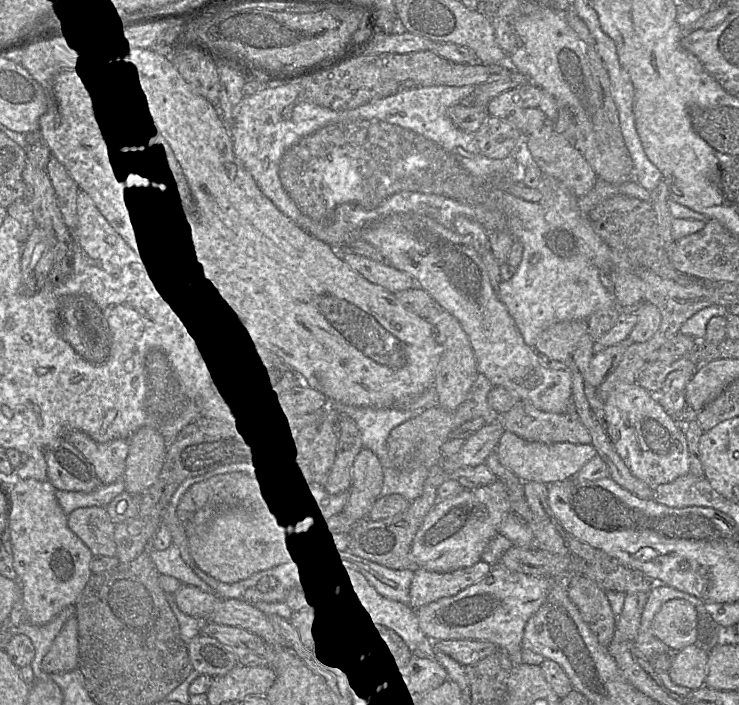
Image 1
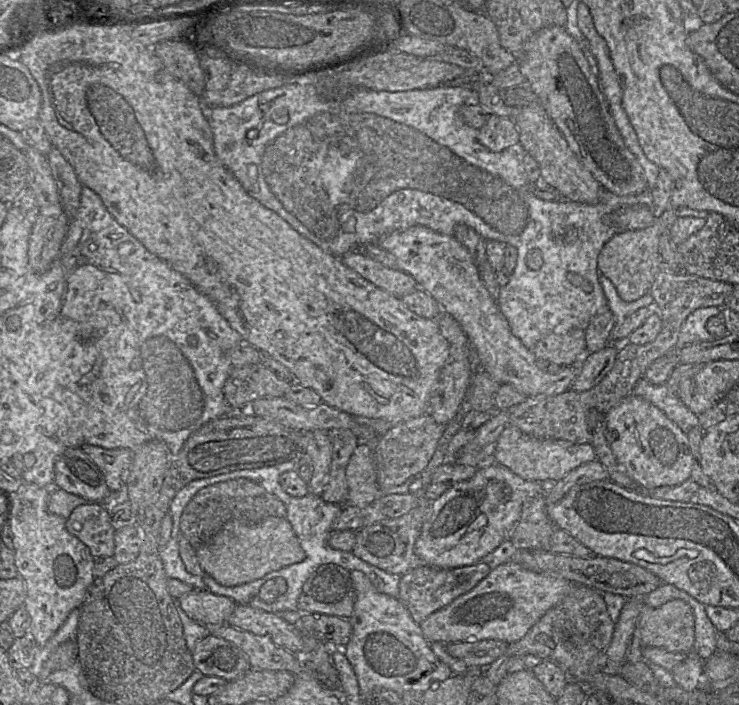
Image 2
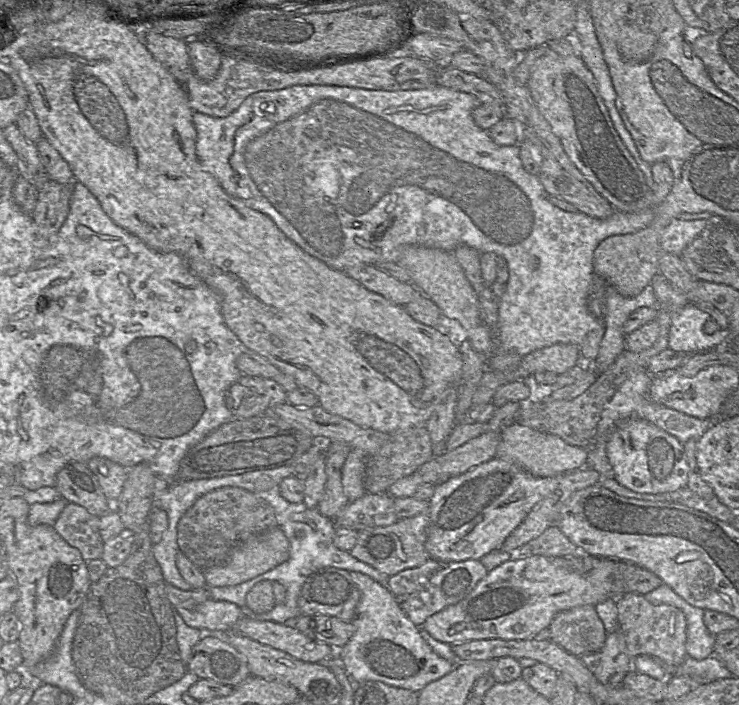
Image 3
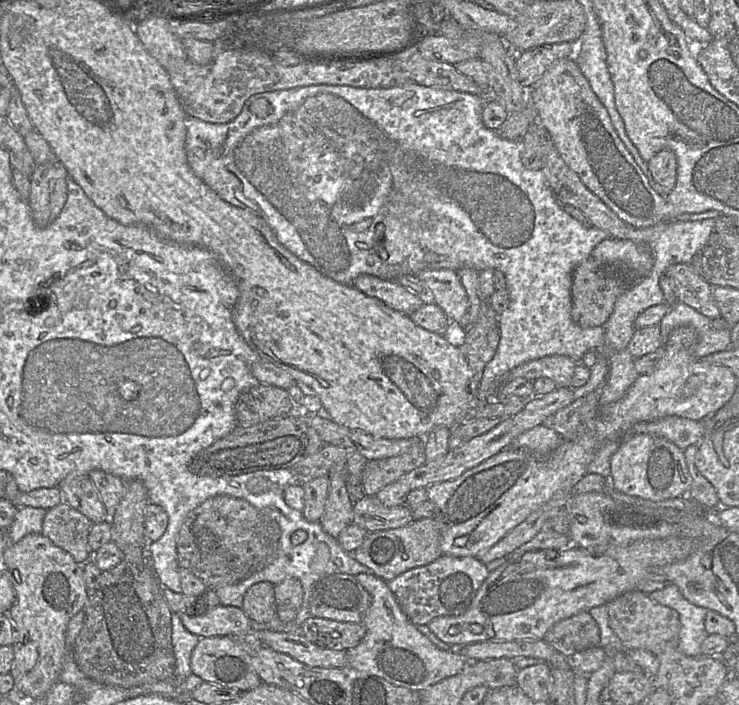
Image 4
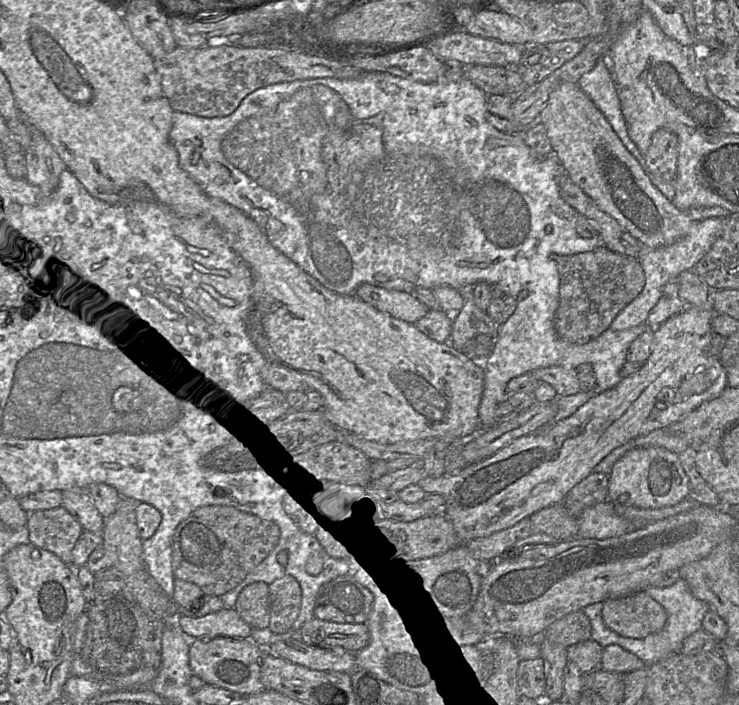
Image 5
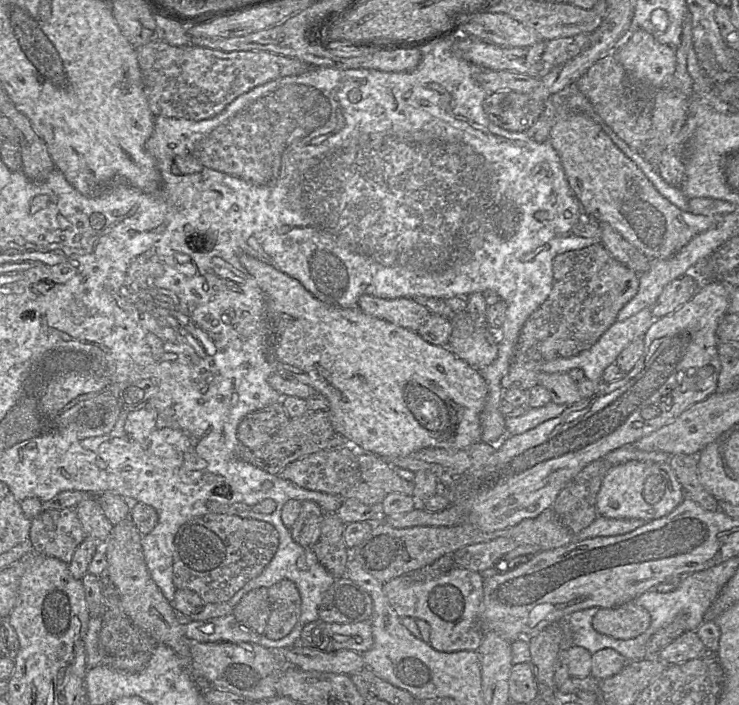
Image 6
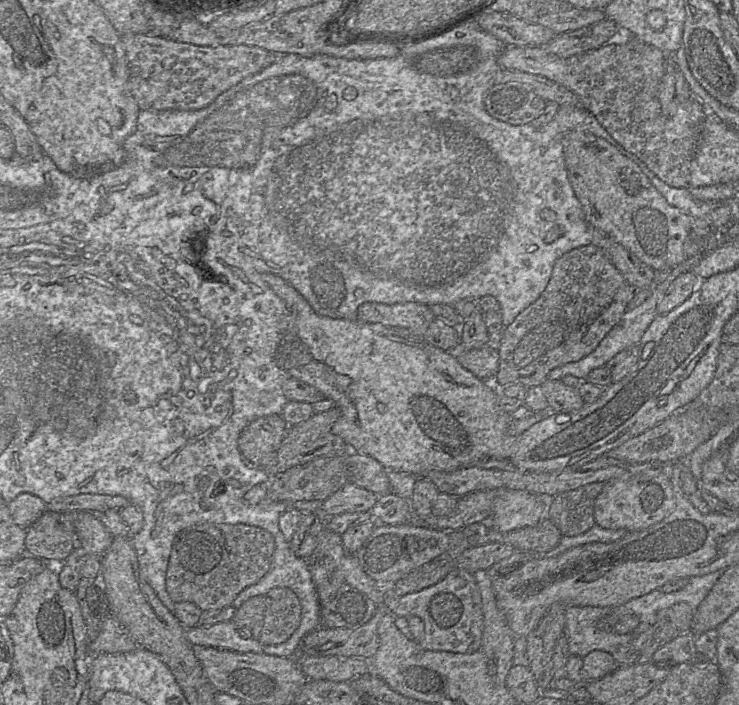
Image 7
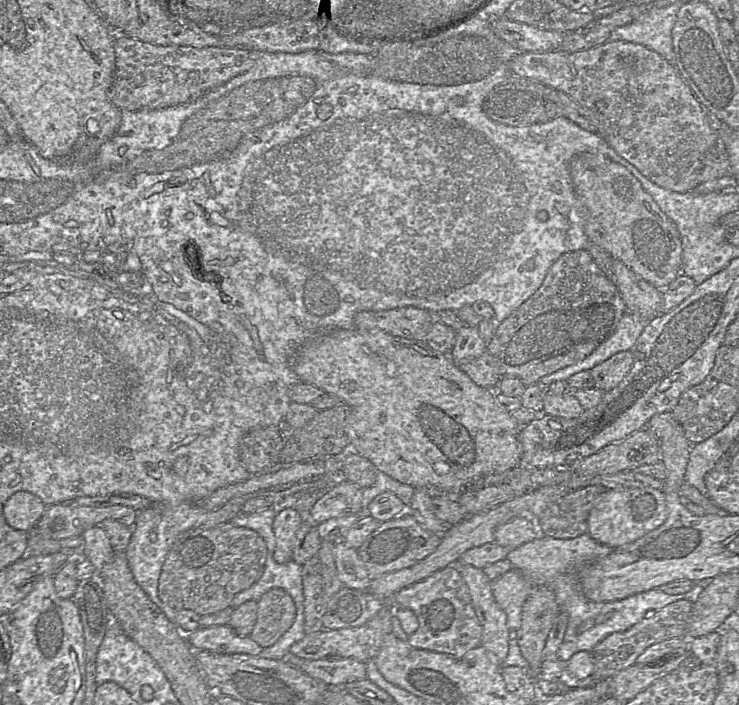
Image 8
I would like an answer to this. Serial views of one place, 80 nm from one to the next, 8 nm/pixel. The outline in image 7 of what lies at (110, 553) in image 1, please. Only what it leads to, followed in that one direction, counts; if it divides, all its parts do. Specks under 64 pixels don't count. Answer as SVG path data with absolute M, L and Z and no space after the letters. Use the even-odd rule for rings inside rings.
M47 511L28 529L25 551L45 561L63 562L77 546L76 531L65 530L60 513Z

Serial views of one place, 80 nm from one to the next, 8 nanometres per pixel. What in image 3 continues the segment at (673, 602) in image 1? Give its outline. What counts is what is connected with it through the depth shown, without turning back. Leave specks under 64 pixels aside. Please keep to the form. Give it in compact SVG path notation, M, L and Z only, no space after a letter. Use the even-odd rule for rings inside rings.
M626 593L617 598L618 629L623 633L627 653L631 657L648 655L661 665L677 668L686 653L686 618L684 613L667 604L653 605L640 594Z

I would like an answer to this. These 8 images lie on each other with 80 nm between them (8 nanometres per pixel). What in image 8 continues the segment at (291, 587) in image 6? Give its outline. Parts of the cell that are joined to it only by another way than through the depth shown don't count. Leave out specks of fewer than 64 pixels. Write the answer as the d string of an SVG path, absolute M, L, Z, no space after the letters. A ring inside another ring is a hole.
M272 588L258 601L257 620L250 635L262 648L277 642L293 625L296 606L282 588Z

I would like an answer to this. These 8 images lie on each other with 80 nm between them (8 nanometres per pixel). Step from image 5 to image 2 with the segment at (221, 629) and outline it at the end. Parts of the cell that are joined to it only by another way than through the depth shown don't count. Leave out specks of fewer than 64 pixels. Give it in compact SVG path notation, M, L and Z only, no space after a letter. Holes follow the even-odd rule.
M192 590L178 601L190 619L205 626L226 624L237 605L232 599L207 590Z

